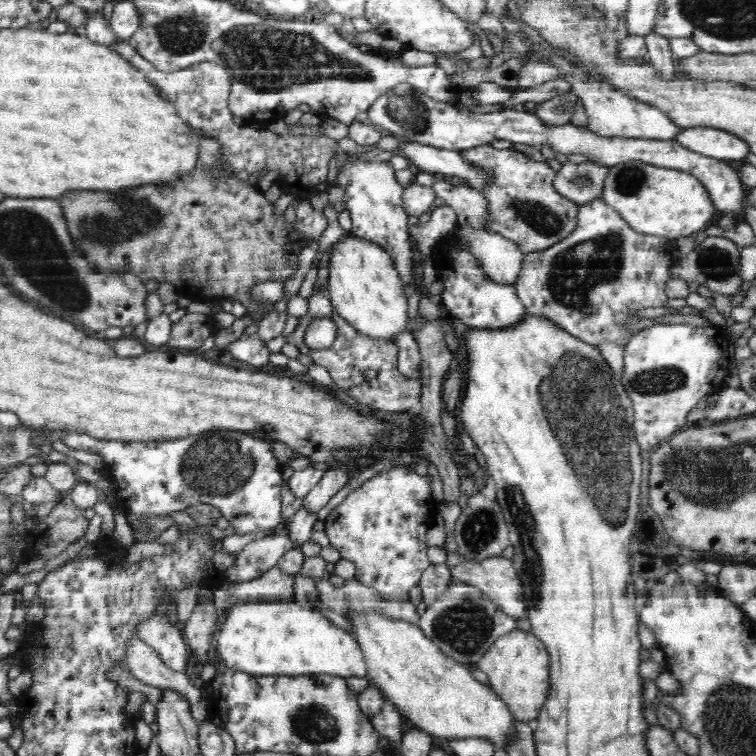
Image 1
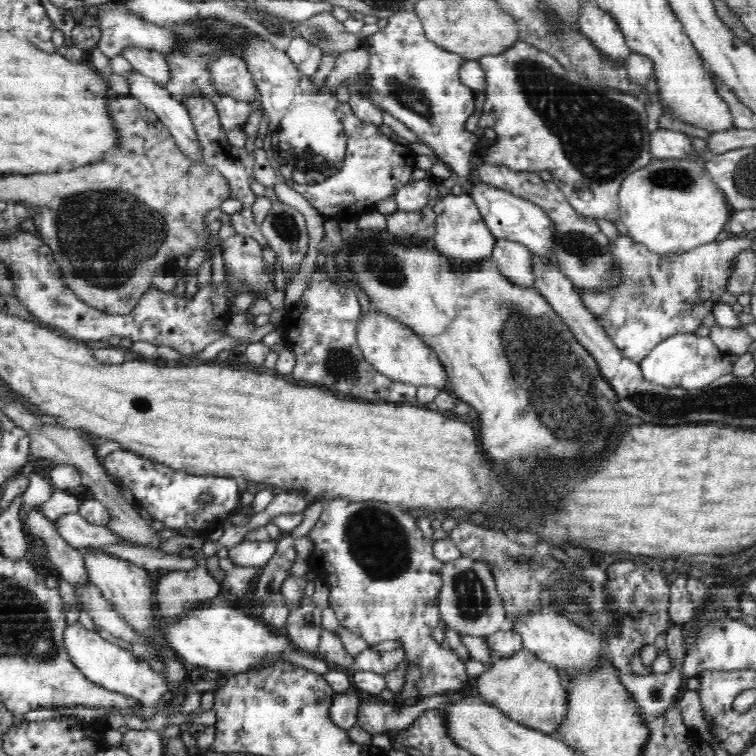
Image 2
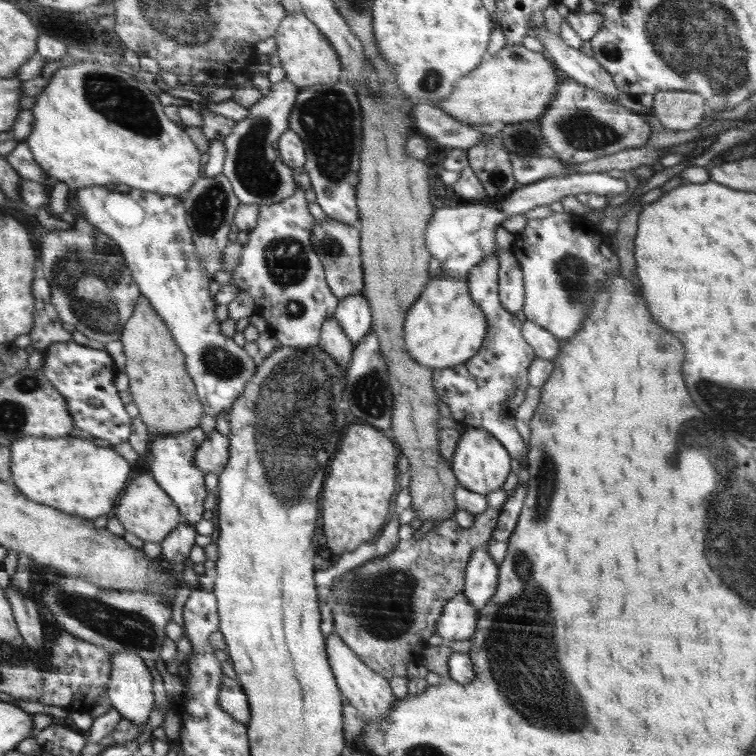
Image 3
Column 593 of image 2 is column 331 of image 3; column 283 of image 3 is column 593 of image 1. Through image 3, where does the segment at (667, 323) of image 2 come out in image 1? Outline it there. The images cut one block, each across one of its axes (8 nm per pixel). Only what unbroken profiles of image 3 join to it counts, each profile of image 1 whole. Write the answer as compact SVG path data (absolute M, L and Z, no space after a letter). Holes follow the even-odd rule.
M596 198L579 205L576 230L568 238L538 253L525 255L520 276L513 285L527 312L533 316L547 318L557 328L595 347L604 341L624 347L639 332L630 331L638 321L631 319L637 310L667 306L665 284L673 278L671 268L680 258L676 240L636 232L617 210L602 198Z

